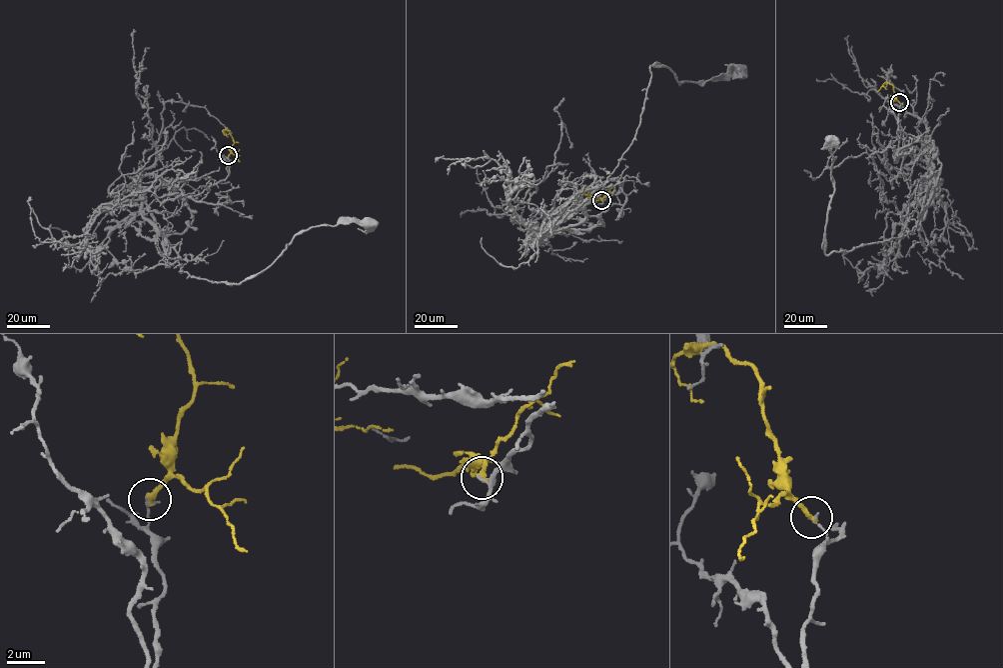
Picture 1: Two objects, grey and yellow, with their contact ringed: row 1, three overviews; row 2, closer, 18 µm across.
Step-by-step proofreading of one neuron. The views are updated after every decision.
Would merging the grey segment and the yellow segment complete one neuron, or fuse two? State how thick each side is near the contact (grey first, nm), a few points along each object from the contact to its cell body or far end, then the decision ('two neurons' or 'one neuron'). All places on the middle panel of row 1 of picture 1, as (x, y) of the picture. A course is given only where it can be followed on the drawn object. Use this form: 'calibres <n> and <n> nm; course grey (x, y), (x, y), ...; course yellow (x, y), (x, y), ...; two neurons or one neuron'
calibres 160 and 280 nm; course grey (601, 200), (608, 191), (583, 188), (538, 232), (600, 193), (634, 138), (650, 66), (678, 83), (739, 71); course yellow (601, 200), (585, 195), (586, 186); two neurons

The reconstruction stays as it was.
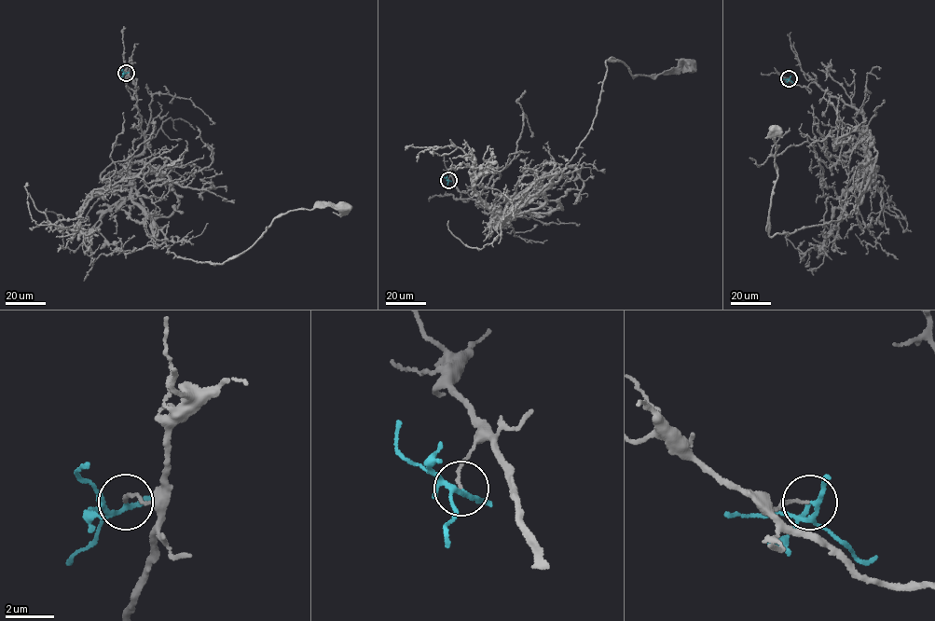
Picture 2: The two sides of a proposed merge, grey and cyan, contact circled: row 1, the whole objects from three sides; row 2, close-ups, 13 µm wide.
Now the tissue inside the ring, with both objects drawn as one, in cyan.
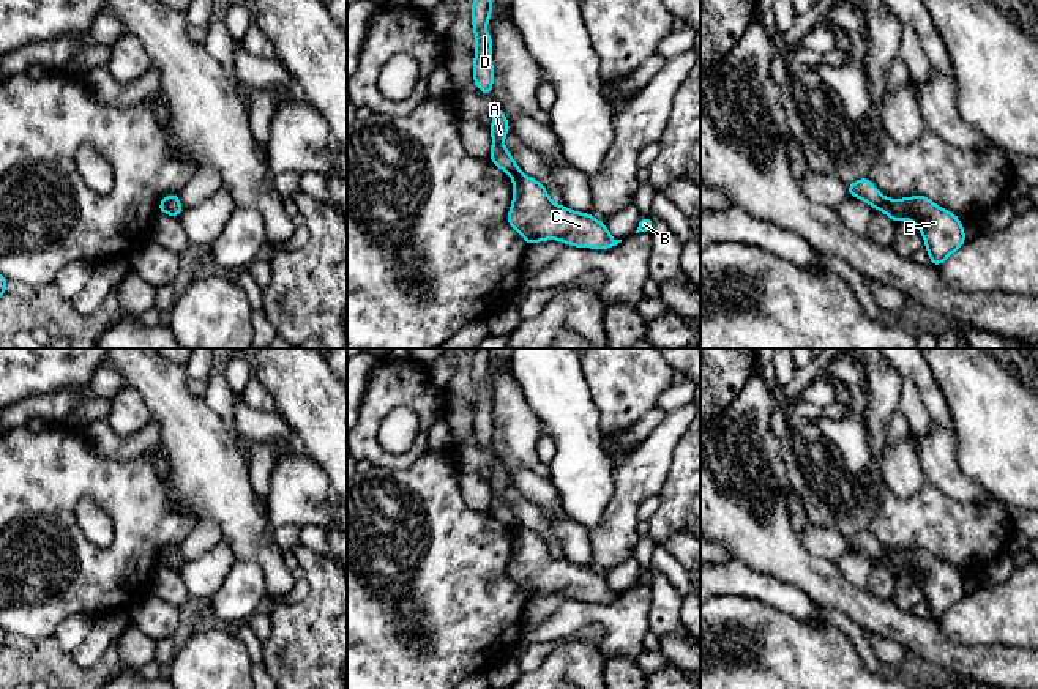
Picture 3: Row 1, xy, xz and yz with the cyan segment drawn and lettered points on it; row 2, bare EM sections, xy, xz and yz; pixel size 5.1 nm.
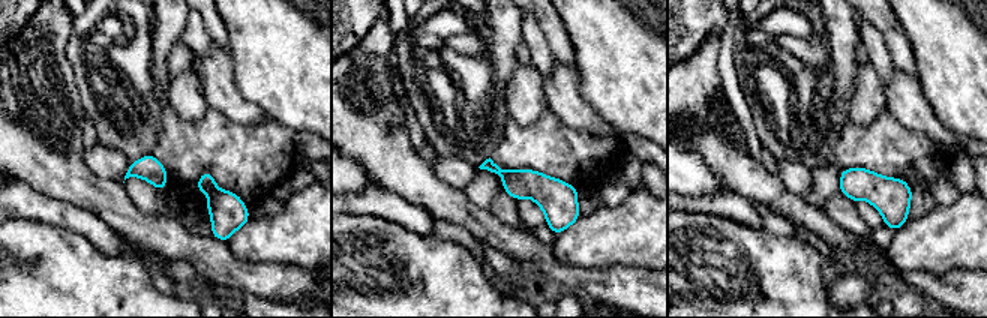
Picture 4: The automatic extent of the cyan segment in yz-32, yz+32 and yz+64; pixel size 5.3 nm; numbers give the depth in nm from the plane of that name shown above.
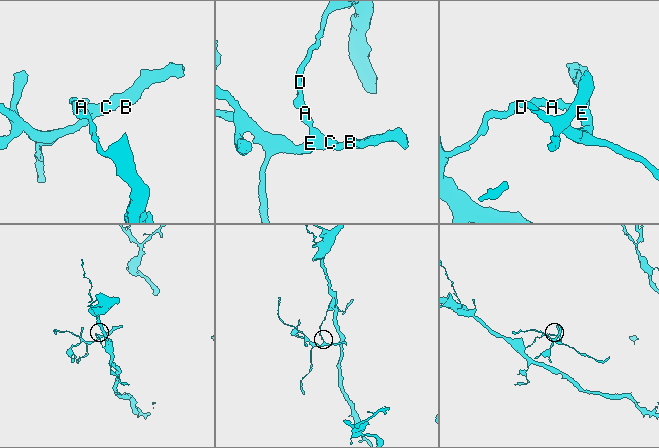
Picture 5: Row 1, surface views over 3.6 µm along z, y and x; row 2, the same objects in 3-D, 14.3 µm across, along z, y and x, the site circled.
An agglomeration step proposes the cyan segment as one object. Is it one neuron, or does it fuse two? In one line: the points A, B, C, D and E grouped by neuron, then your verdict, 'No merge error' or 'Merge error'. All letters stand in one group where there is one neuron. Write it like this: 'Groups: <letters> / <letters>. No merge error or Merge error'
Groups: A D / B C E. Merge error

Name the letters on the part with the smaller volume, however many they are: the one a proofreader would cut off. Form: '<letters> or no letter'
B, C, E

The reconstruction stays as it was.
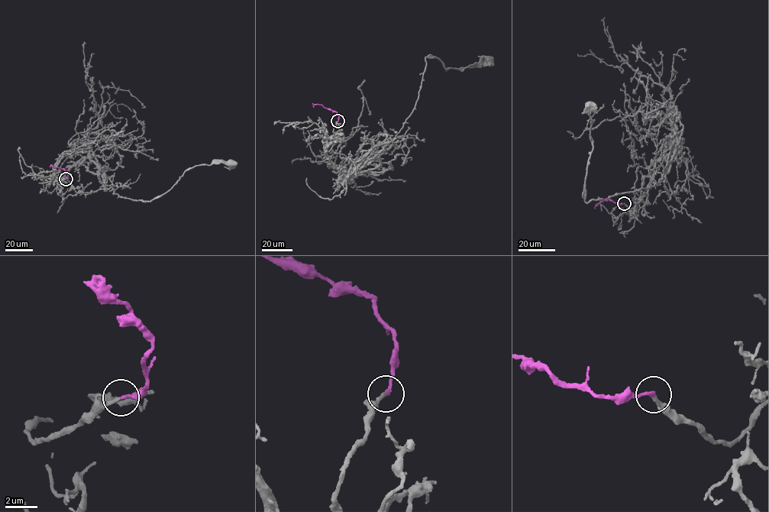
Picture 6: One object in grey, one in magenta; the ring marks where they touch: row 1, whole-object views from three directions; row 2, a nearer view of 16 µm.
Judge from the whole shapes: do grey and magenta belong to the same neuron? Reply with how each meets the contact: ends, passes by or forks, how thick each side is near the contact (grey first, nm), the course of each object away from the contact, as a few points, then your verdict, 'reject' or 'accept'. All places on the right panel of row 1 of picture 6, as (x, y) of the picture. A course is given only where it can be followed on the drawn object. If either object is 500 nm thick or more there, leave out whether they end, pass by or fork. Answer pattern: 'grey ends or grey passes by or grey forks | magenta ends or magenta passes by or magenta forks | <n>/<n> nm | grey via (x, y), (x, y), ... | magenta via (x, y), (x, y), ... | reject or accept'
grey ends | magenta ends | 200/180 nm | grey via (625, 203), (645, 202), (656, 161), (677, 136), (659, 182), (586, 202), (589, 107) | magenta via (625, 203), (609, 199), (599, 203), (595, 209) | accept

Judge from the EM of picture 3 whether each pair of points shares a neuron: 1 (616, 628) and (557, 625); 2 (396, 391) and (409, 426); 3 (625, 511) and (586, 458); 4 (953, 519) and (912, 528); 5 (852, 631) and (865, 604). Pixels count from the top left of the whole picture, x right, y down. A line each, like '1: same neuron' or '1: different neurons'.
1: same neuron
2: different neurons
3: different neurons
4: same neuron
5: different neurons

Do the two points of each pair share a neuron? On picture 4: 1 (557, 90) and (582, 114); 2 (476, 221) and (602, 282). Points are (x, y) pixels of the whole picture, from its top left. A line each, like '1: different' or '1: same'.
1: same
2: same

